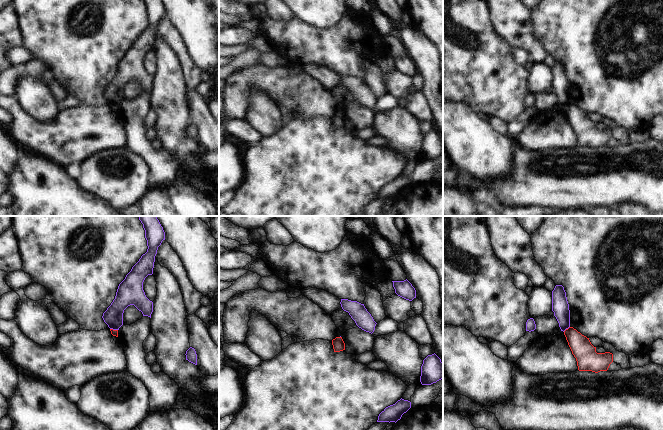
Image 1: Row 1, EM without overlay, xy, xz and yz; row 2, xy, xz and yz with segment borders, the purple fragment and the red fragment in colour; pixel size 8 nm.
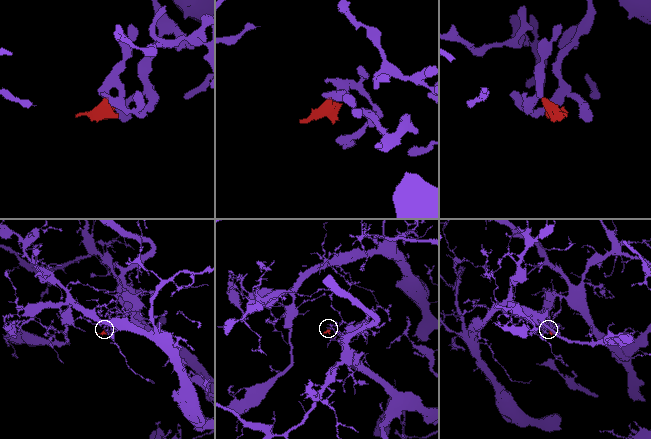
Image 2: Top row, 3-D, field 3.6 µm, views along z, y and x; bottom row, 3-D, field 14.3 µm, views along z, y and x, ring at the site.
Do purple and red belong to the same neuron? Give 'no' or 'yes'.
no

